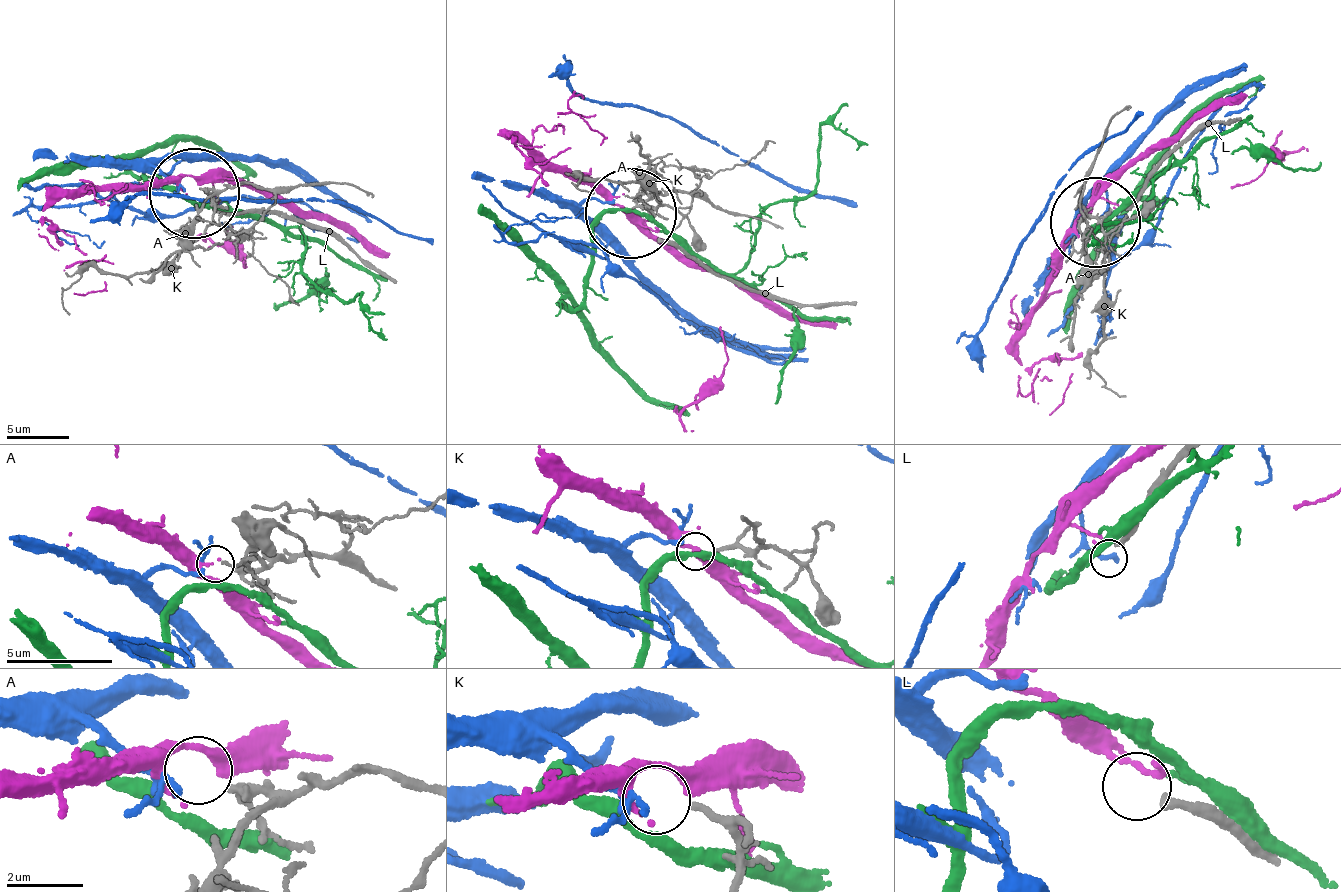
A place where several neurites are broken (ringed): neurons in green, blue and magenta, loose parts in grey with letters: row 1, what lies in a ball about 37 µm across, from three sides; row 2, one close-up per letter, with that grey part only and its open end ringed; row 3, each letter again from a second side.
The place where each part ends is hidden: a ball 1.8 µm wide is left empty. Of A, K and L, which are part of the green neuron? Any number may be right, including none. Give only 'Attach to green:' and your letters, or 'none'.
Attach to green: none

